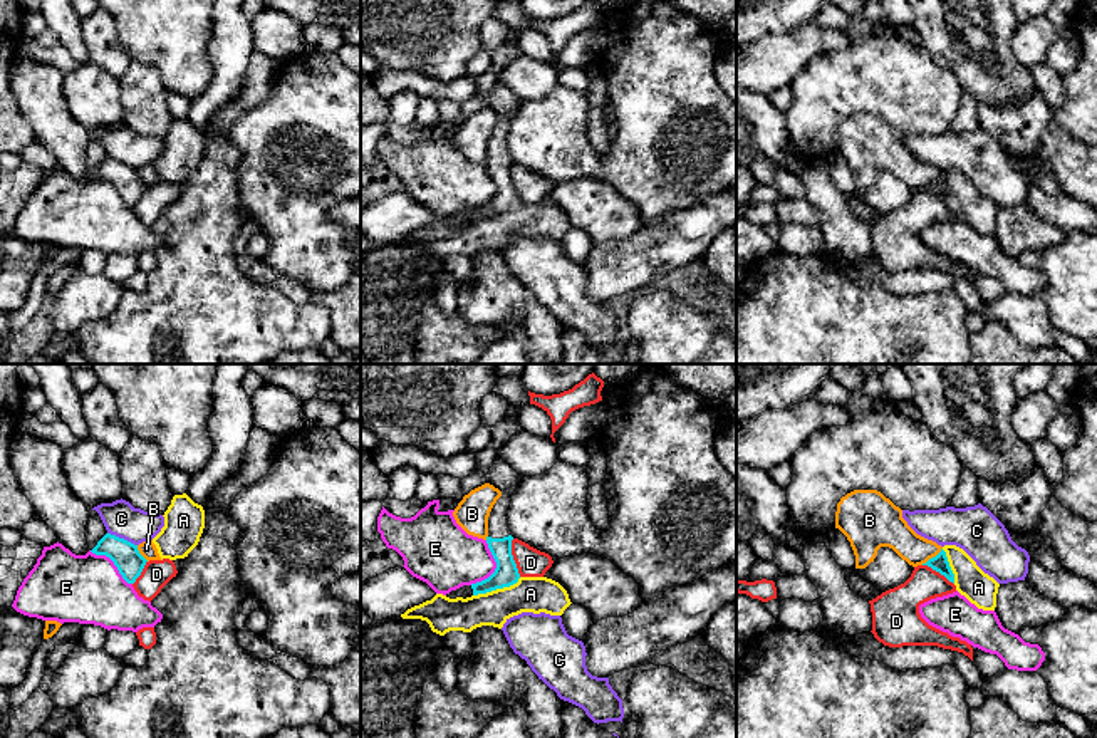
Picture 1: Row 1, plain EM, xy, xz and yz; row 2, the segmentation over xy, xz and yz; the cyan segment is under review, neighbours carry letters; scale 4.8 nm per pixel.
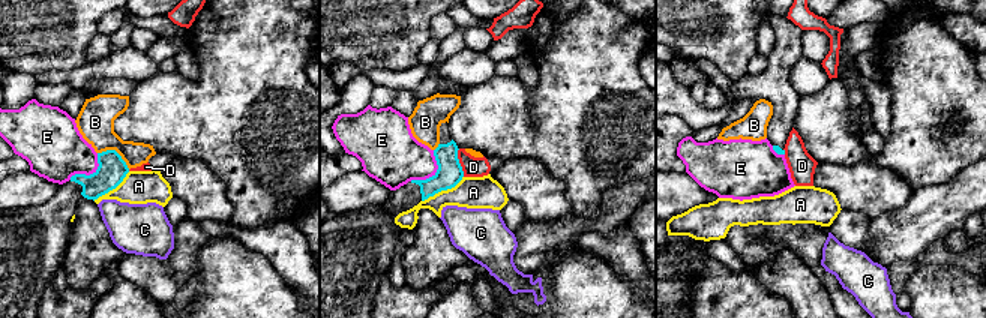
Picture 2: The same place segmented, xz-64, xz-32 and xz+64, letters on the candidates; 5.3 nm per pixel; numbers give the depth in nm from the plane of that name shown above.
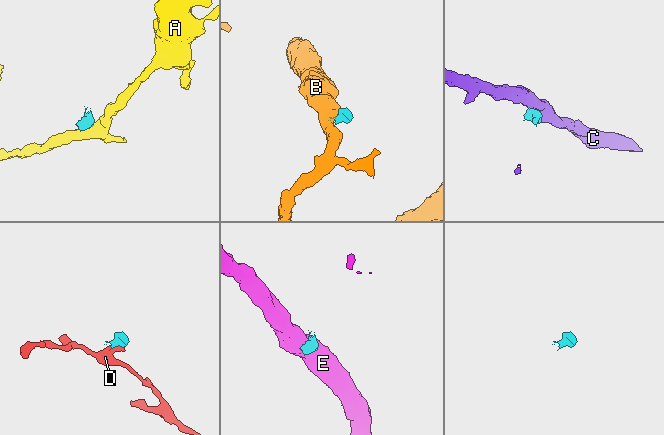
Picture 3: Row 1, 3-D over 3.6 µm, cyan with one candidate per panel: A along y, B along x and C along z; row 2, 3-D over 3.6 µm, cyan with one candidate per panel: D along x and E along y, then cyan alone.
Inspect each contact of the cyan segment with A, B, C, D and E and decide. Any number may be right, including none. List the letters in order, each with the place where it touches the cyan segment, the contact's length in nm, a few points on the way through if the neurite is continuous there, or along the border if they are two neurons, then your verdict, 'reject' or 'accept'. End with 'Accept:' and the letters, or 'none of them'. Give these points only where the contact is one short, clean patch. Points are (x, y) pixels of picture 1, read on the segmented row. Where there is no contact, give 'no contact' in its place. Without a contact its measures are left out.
A: xz (497, 587) | 240 nm | along xz (520, 577), (509, 586), (473, 596) | reject
B: yz (933, 557) | 130 nm | along yz (941, 547), (921, 564) | reject
C: xy (123, 539) | 160 nm | along xy (108, 532), (136, 545) | reject
D: xz (512, 557) | 190 nm | along xz (512, 539), (512, 559), (520, 576) | reject
E: xz (497, 567) | 240 nm | along xz (485, 540), (495, 569), (487, 577), (470, 584) | reject
Accept: none of them

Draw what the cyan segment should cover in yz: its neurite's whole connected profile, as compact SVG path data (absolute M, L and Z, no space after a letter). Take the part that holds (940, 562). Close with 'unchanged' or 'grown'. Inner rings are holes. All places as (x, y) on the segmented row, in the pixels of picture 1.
M941 548L941 552L929 559L926 564L923 565L928 565L931 567L933 570L939 572L941 575L944 575L949 582L954 584L954 574L949 567L949 562L948 562L948 557L946 557L946 552Z | unchanged

